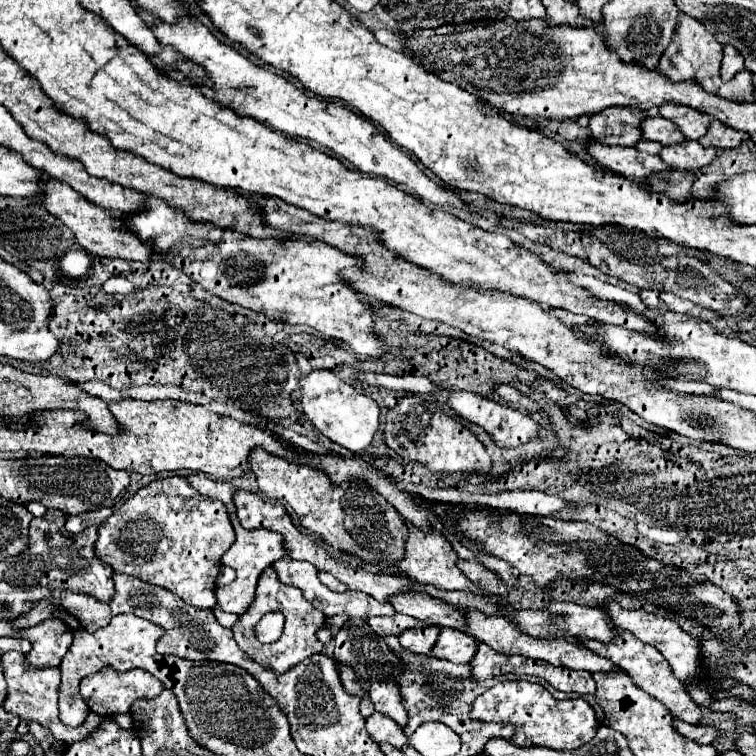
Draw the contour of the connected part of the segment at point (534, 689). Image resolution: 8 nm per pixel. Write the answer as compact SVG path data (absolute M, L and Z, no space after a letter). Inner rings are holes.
M501 681L493 685L473 703L471 719L513 723L515 735L511 737L511 741L515 745L533 743L551 749L577 749L579 745L591 741L599 727L595 711L591 709L591 705L587 705L587 701L583 699L557 701L549 695L547 689L541 689L529 681Z

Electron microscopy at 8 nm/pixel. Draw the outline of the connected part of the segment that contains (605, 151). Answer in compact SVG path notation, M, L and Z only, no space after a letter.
M593 143L587 147L587 151L605 167L609 167L613 173L619 173L627 179L641 181L647 175L655 171L669 169L657 155L647 155L635 147L619 147L619 145L603 145Z

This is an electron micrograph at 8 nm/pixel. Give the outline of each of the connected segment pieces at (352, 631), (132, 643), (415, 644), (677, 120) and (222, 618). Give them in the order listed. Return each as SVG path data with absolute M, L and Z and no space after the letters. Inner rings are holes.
M283 559L275 561L273 569L277 571L277 577L281 583L295 585L297 589L303 589L305 599L325 615L339 615L345 613L349 617L347 625L335 635L335 661L341 665L351 665L355 673L359 673L359 681L391 681L397 683L397 677L407 669L401 663L401 657L389 649L389 645L379 637L377 633L371 631L369 627L369 617L373 615L395 615L395 609L391 603L377 603L373 597L367 597L363 593L355 591L345 591L345 593L333 593L323 583L319 581L317 569L311 563L305 561L295 561L295 559Z
M117 615L109 621L105 629L99 629L95 633L87 631L75 631L73 645L61 659L61 685L59 685L59 717L65 725L77 727L85 721L89 709L83 697L79 695L79 681L95 671L101 669L101 665L115 665L117 671L129 671L133 667L141 667L149 671L151 675L159 675L159 671L165 667L163 657L155 651L155 645L163 637L163 629L159 629L151 621L143 621L135 615ZM151 635L151 637L149 637Z
M429 625L423 629L405 629L399 635L399 643L411 653L429 655L437 641L437 635L439 635L439 627L435 627L435 625Z
M665 103L659 107L659 113L673 121L687 139L699 139L707 133L707 127L711 123L711 117L707 113L701 113L697 109L685 107L685 105L675 105L675 103Z
M215 605L213 613L215 613L217 621L219 621L223 627L227 627L227 629L231 629L231 627L239 621L239 617L237 617L235 613L225 613L225 611L219 611L219 605Z

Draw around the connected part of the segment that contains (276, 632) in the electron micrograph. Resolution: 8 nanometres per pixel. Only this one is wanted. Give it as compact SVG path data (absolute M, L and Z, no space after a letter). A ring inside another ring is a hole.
M267 613L257 625L257 637L261 643L273 643L283 633L285 617L281 613Z

